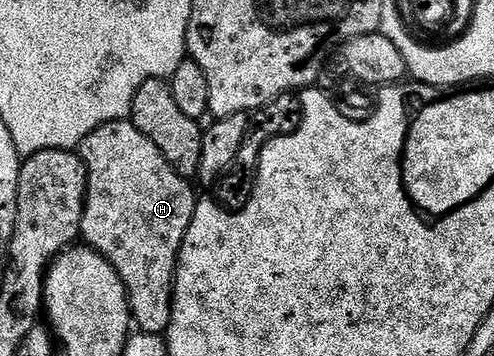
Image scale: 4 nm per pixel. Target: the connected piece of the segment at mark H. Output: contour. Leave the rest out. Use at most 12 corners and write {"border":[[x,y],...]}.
{"border":[[130,119],[97,126],[82,243],[163,336],[197,195]]}

